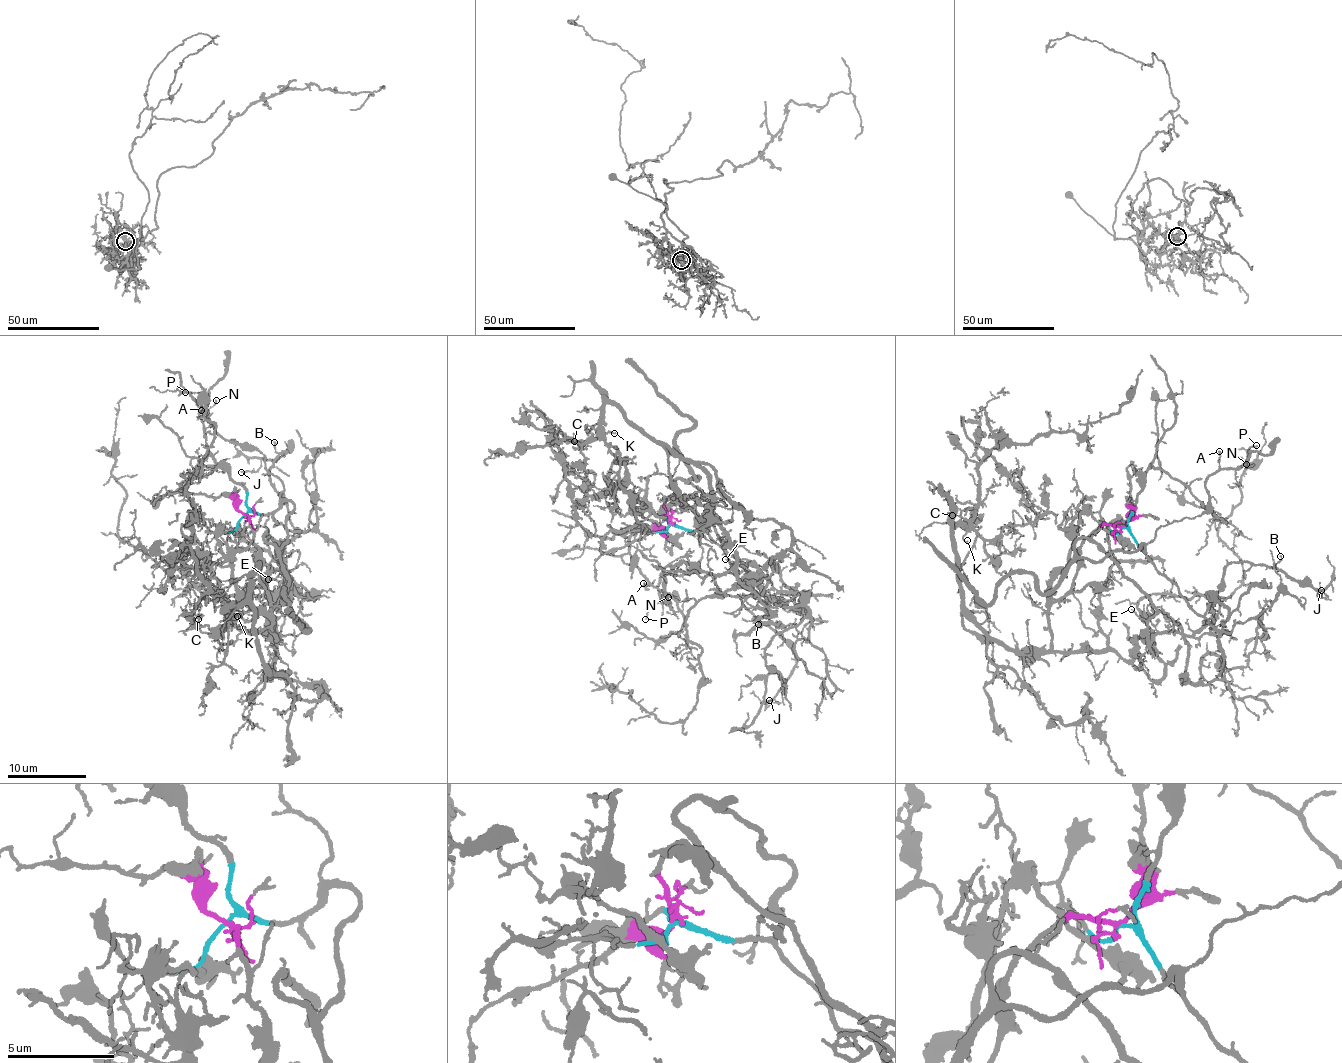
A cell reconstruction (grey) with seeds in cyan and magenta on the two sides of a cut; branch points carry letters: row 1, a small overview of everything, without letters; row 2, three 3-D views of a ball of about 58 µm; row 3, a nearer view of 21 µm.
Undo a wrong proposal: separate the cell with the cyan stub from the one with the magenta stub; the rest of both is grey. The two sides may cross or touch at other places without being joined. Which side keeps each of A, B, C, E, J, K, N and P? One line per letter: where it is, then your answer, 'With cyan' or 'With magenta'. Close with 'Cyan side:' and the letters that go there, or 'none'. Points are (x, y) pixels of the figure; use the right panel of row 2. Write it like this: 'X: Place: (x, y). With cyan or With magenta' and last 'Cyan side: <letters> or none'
A: Place: (1219, 451). With cyan
B: Place: (1280, 556). With cyan
C: Place: (952, 515). With magenta
E: Place: (1131, 609). With cyan
J: Place: (1321, 590). With cyan
K: Place: (967, 540). With magenta
N: Place: (1246, 464). With cyan
P: Place: (1256, 445). With cyan
Cyan side: A, B, E, J, N, P

